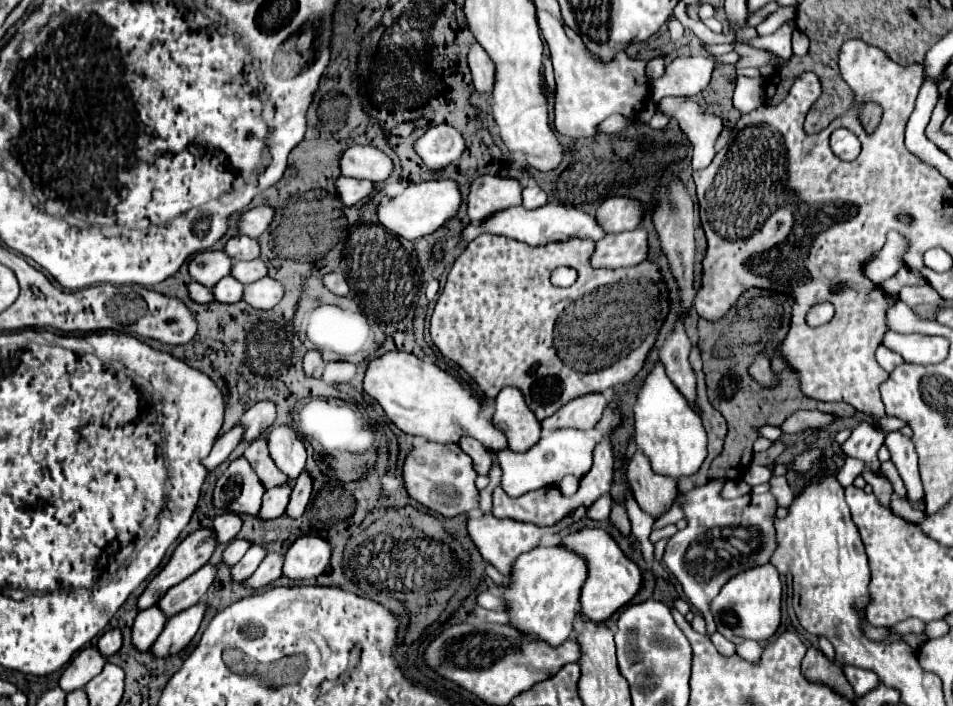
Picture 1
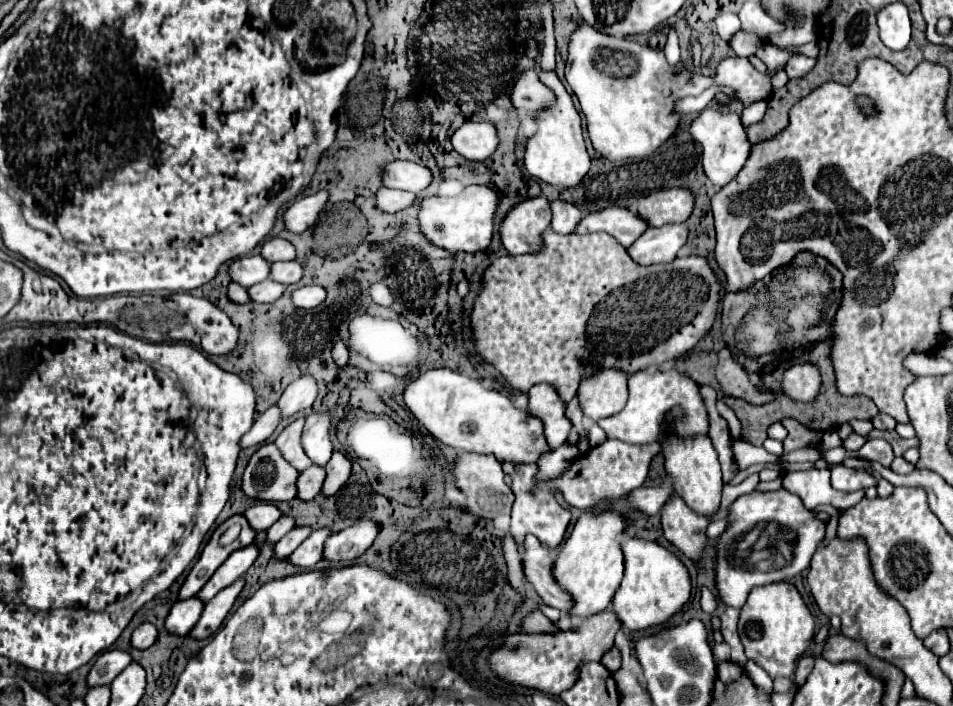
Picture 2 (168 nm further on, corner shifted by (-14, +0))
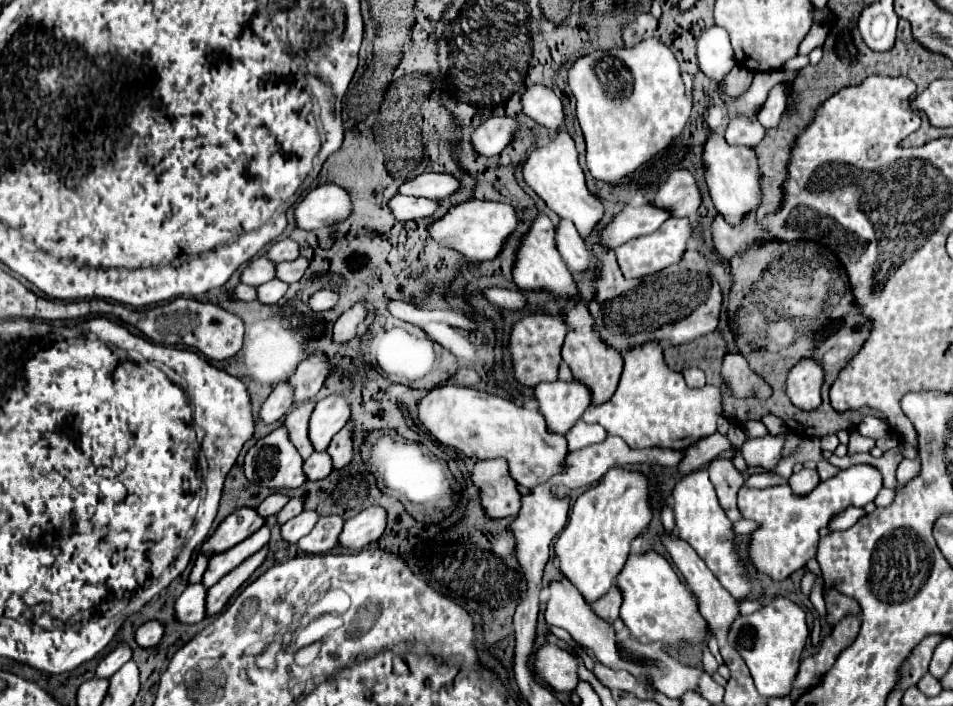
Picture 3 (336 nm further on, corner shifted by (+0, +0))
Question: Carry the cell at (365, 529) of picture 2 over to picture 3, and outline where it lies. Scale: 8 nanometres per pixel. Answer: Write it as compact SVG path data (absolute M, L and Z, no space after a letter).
M384 507L364 509L362 513L346 521L346 527L340 535L340 545L352 551L360 551L368 547L370 543L378 541L386 531L386 519L388 519L388 511Z

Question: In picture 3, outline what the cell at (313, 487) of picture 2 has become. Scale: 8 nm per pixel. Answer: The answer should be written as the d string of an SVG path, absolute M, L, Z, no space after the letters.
M316 451L314 455L310 455L310 459L306 459L306 475L308 479L324 479L326 475L330 475L330 471L334 469L332 465L332 457L326 451Z

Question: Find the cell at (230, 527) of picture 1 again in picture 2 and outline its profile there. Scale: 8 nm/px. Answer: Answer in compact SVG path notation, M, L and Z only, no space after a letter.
M258 503L258 505L250 507L250 509L246 509L244 517L248 519L248 525L254 531L266 531L272 523L276 523L282 517L282 513L272 503Z

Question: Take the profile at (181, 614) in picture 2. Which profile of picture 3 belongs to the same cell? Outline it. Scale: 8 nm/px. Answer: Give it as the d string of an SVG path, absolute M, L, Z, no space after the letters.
M202 583L188 585L176 601L176 617L180 623L200 623L206 617L206 591Z

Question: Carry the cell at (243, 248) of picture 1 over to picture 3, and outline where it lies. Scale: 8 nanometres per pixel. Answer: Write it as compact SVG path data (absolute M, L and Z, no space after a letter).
M282 239L278 243L274 243L268 253L268 259L274 259L274 263L282 263L282 261L294 261L300 257L300 245L294 239Z

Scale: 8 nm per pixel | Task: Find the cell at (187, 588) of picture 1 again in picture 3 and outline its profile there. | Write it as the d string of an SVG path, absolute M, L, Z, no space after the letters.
M264 525L262 529L258 529L254 535L250 535L248 539L244 539L236 547L214 555L208 563L208 569L206 569L202 583L206 583L206 587L216 585L226 573L230 573L234 567L238 567L244 559L248 559L250 555L260 551L268 543L268 539L270 539L270 527Z

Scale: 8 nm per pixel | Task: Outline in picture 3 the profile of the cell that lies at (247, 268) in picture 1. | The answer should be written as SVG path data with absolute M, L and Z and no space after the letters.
M298 257L294 261L278 263L278 279L286 281L286 283L296 283L296 281L300 281L300 277L308 269L308 265L310 265L310 261L306 257Z

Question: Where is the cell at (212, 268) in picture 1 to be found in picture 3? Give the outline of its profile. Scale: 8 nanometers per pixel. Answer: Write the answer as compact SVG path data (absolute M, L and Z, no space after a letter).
M264 255L254 257L242 273L242 283L254 285L254 287L258 287L262 283L268 283L272 279L276 279L276 263L272 263Z

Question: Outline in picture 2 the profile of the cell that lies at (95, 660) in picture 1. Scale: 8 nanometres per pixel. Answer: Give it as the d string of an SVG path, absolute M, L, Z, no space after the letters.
M108 649L100 653L86 677L88 687L98 687L98 685L110 685L116 675L126 669L132 663L132 657L122 651L122 649Z

